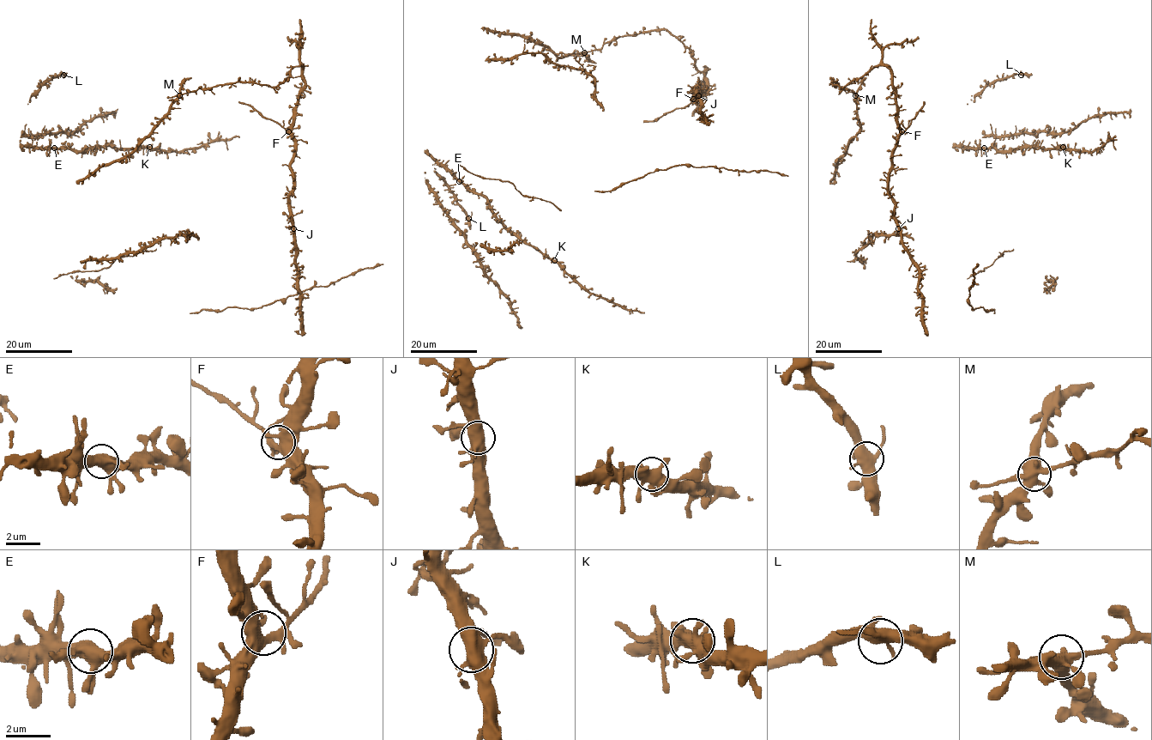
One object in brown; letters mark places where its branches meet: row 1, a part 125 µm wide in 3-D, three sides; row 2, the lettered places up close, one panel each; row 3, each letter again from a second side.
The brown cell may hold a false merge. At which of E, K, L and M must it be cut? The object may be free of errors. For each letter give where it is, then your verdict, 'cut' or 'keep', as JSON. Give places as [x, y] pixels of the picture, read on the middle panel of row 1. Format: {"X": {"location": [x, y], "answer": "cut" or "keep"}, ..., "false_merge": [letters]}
{"E": {"location": [459, 181], "answer": "keep"}, "K": {"location": [554, 260], "answer": "keep"}, "L": {"location": [468, 218], "answer": "keep"}, "M": {"location": [584, 52], "answer": "cut"}, "false_merge": ["M"]}

